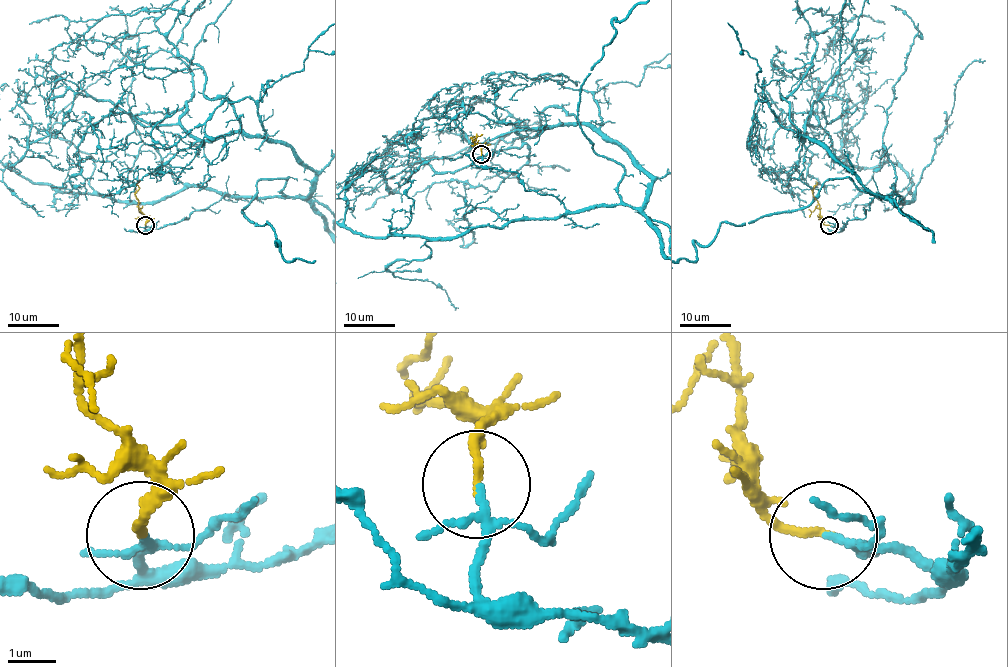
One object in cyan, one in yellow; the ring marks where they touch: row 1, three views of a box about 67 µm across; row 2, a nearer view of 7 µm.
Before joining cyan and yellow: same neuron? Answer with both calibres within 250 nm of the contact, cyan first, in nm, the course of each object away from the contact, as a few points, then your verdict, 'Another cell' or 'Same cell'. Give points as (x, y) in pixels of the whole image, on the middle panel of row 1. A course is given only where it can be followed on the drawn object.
Thickness 90 nm (cyan) against 170 nm. Course of cyan: (481, 153), (568, 210), (618, 205), (624, 169), (578, 116), (613, 21). Course of yellow: (481, 153), (483, 147), (475, 144), (471, 138), (476, 140). Same cell

